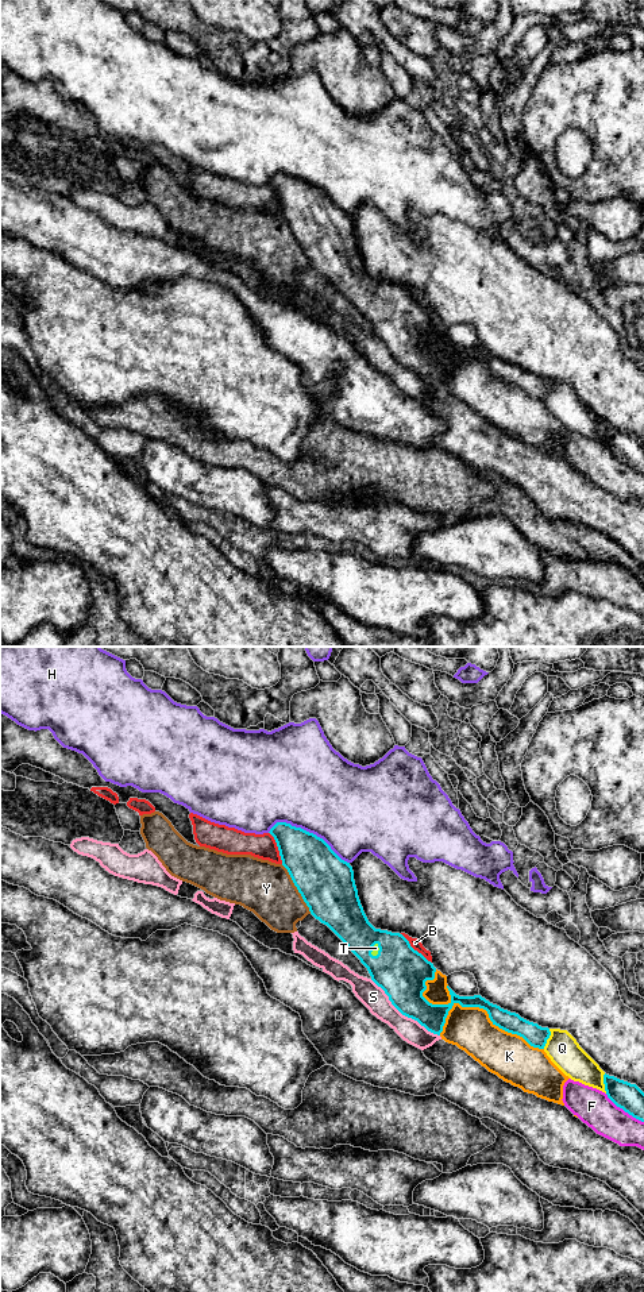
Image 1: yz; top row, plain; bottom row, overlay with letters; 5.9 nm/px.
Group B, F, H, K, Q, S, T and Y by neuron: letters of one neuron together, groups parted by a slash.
B / F / H / K / Q / S / T / Y

